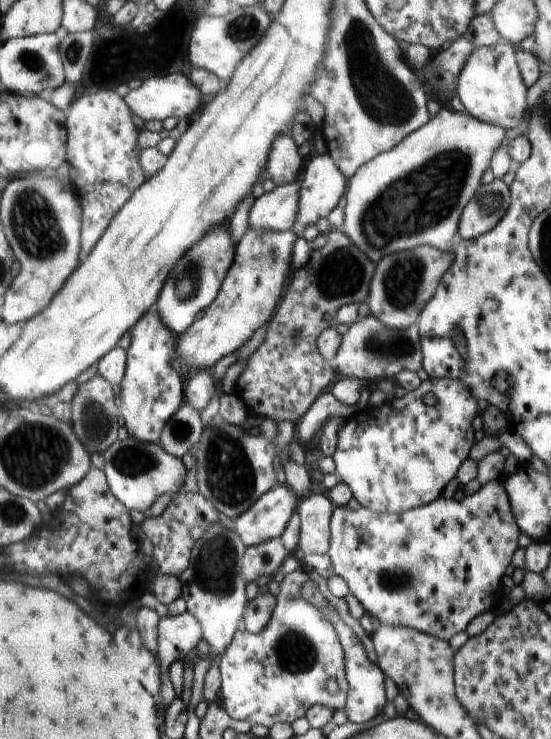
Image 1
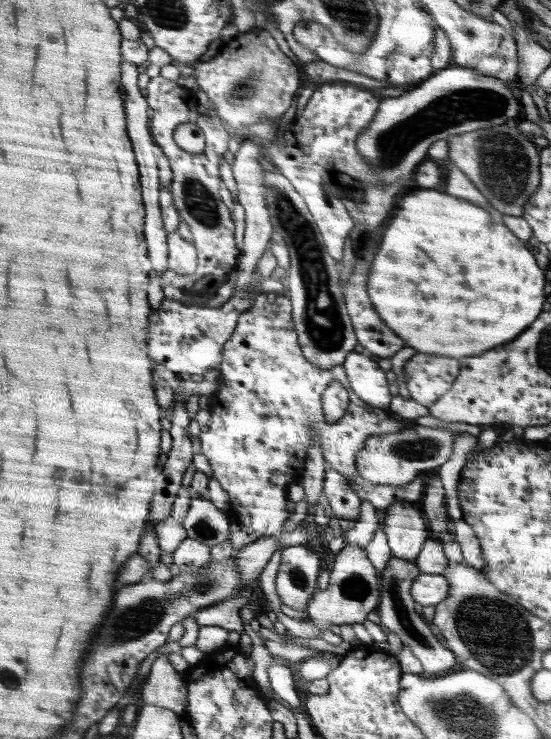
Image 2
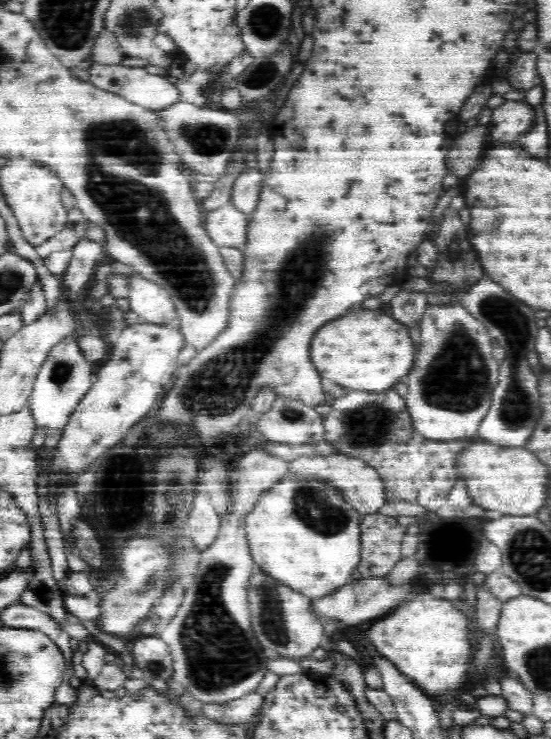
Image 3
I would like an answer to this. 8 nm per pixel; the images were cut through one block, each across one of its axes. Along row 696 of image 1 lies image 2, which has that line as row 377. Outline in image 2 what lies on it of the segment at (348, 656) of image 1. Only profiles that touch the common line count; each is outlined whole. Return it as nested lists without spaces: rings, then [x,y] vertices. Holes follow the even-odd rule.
[[[357,350],[347,356],[347,362],[343,368],[347,368],[347,376],[351,380],[351,388],[355,390],[353,394],[369,402],[371,406],[377,408],[389,408],[391,404],[391,392],[387,384],[385,372],[379,368],[379,358]]]

